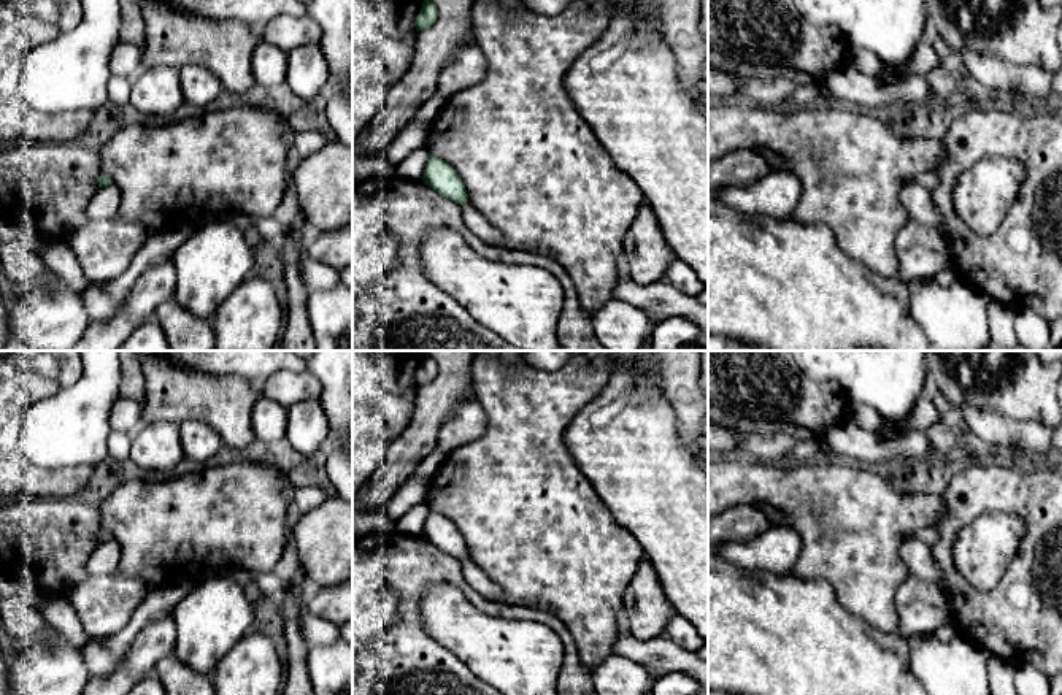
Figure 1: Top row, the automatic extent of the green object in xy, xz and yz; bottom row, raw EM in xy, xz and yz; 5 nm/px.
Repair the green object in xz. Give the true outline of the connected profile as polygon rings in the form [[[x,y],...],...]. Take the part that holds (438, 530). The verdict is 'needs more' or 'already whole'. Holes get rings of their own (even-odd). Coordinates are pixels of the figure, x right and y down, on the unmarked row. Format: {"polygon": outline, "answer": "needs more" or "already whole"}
{"polygon": [[[429,508],[422,536],[443,552],[459,559],[467,582],[484,598],[492,601],[503,598],[502,589],[471,562],[467,554],[465,539],[449,519]]], "answer": "needs more"}

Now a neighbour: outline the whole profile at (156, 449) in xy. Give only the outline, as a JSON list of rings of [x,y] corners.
[[[151,422],[132,435],[129,467],[133,473],[165,476],[184,457],[179,424]]]

